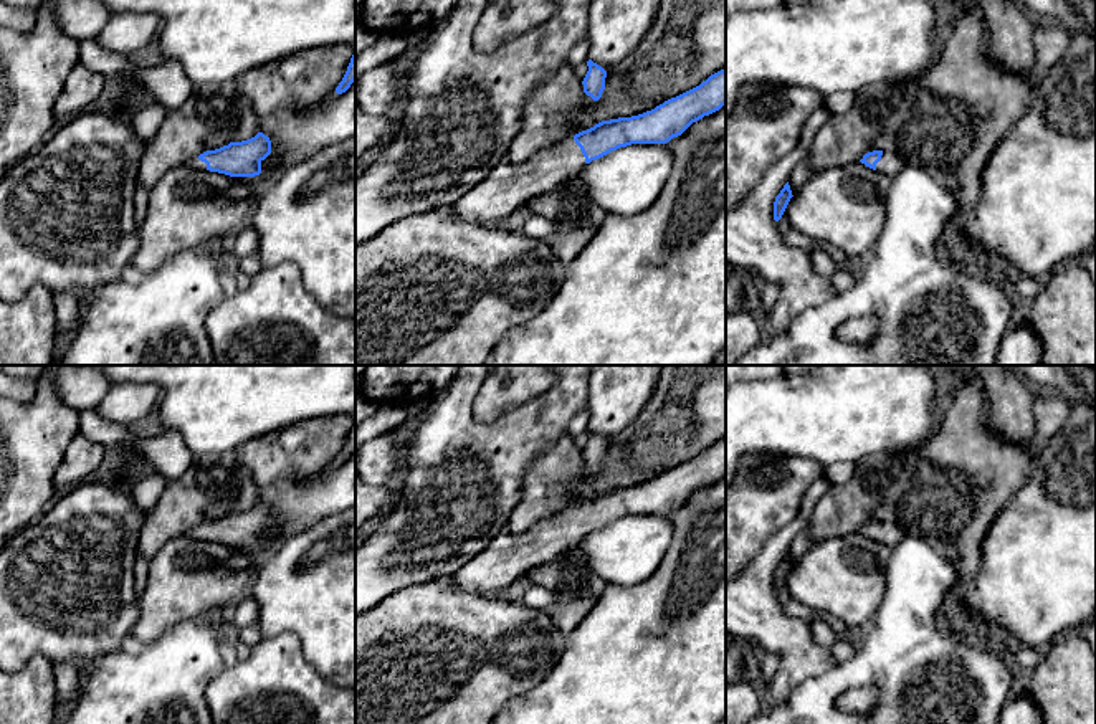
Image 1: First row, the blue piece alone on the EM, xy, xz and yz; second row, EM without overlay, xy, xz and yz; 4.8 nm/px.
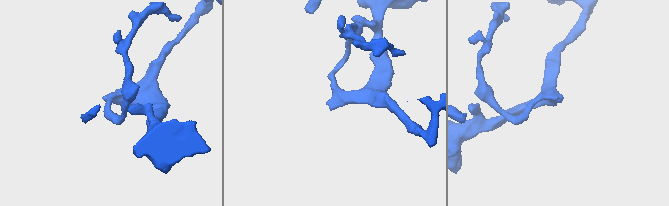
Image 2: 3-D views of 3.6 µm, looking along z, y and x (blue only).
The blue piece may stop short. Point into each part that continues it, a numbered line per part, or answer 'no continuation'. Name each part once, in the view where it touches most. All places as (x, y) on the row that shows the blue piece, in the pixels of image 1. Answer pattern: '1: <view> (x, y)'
1: xz (509, 187)

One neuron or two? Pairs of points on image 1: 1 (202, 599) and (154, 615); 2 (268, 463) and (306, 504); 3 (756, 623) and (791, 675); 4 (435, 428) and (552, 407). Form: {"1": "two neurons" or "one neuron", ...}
{"1": "one neuron", "2": "two neurons", "3": "one neuron", "4": "one neuron"}

